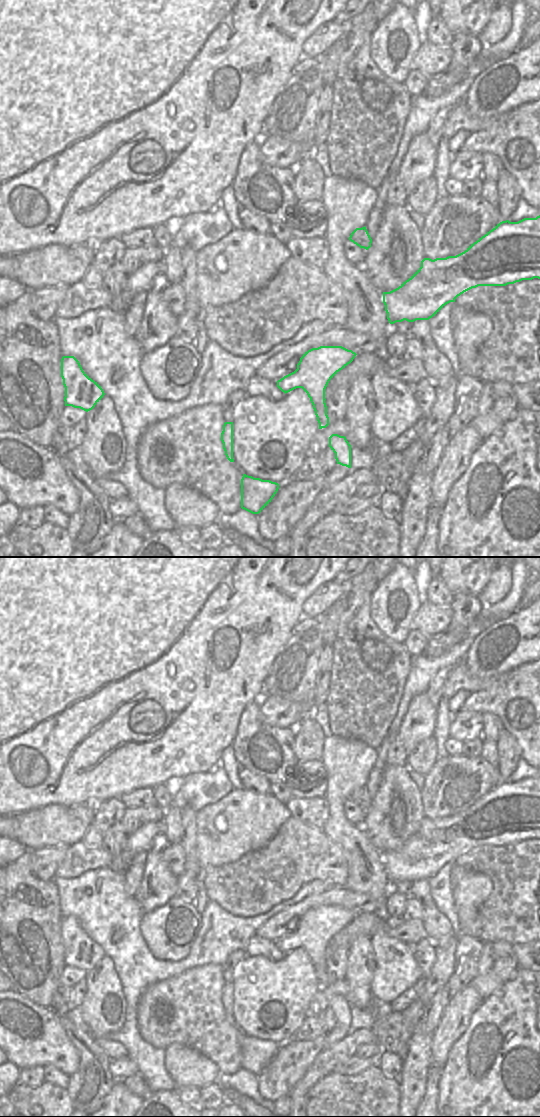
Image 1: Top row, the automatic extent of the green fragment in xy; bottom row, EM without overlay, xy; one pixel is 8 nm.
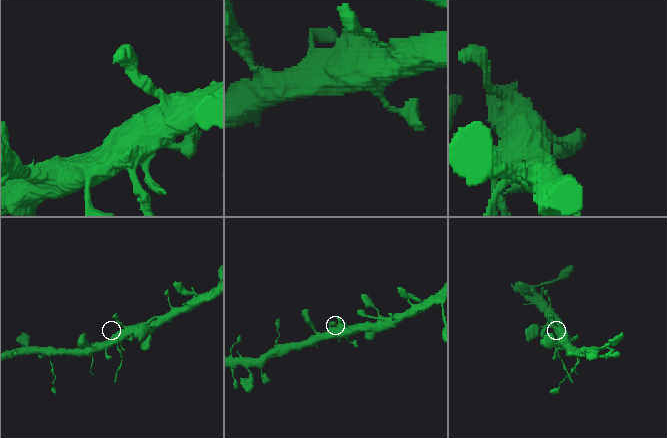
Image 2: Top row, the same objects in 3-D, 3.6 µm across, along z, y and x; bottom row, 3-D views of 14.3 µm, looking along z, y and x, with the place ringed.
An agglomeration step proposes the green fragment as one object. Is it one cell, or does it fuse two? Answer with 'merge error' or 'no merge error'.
merge error

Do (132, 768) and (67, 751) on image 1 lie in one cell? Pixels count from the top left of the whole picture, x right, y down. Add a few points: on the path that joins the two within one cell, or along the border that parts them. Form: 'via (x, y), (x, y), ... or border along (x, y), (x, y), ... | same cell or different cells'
via (116, 760), (103, 760), (96, 753), (83, 753) | same cell

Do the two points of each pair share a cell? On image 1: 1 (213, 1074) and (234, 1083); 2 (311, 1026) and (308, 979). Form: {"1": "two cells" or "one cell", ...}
{"1": "two cells", "2": "two cells"}

